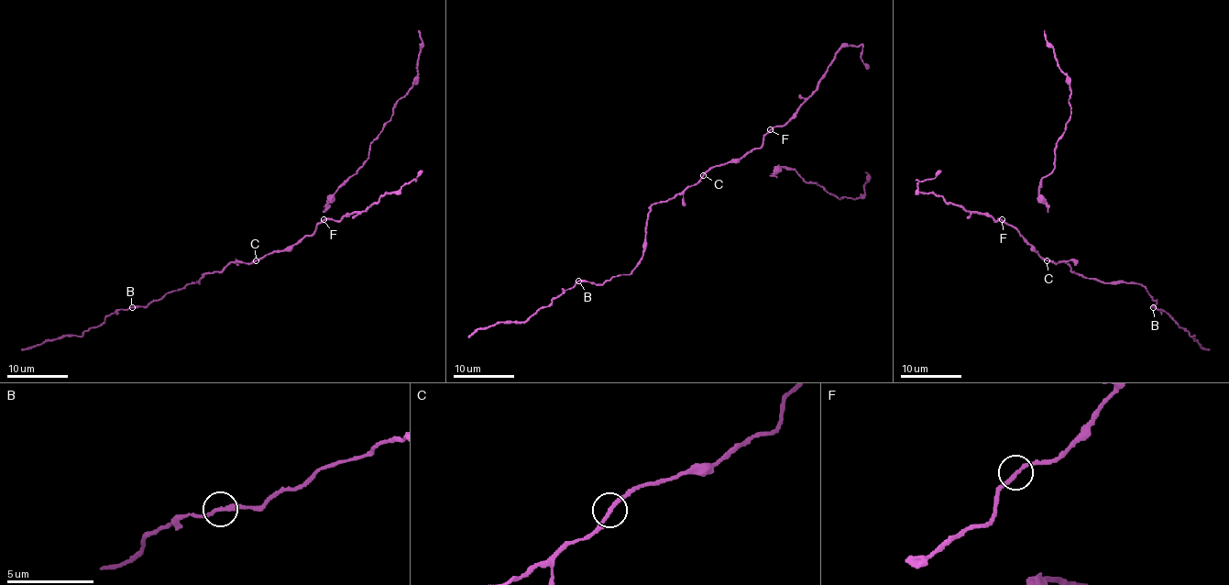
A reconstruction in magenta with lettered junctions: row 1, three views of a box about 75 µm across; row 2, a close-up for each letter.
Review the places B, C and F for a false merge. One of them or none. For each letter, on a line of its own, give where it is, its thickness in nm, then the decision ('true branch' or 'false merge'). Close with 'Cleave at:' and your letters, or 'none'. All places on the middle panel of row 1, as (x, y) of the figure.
B: place (578, 281); calibre 240 nm; true branch
C: place (703, 175); calibre 220 nm; true branch
F: place (770, 129); calibre 240 nm; true branch
Cleave at: none

